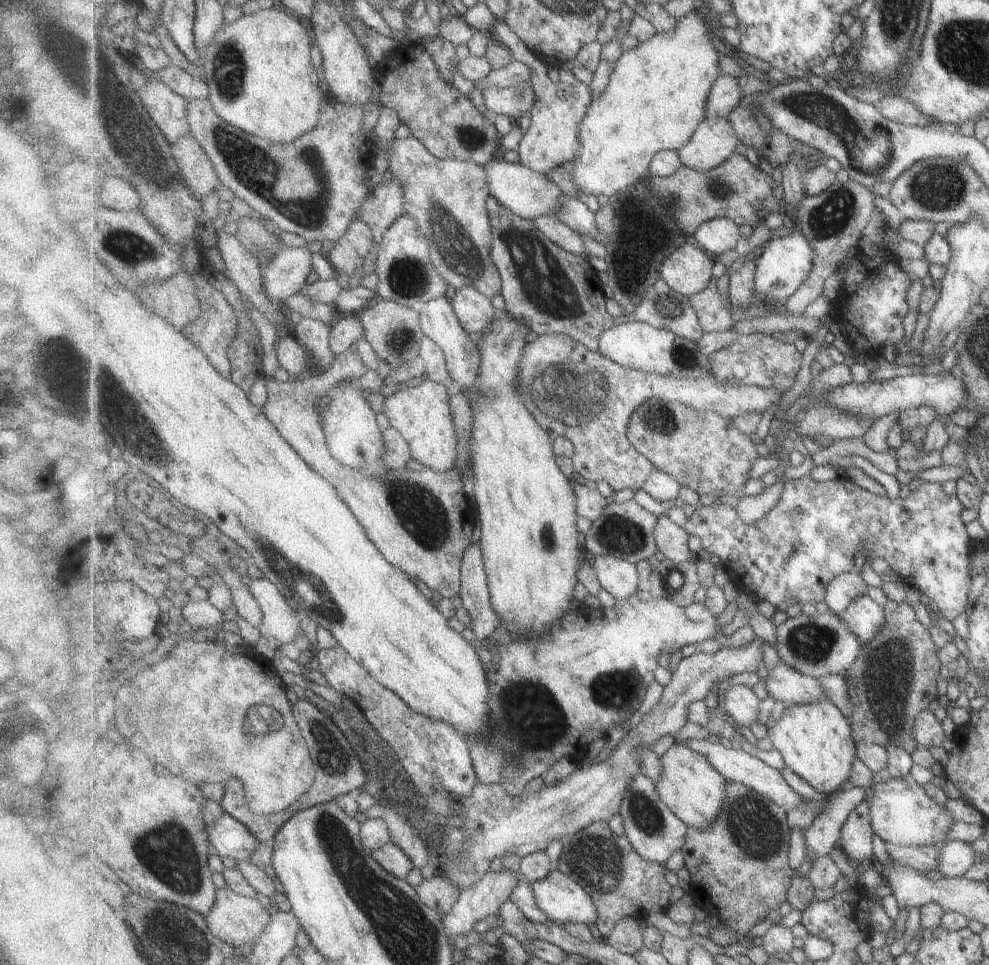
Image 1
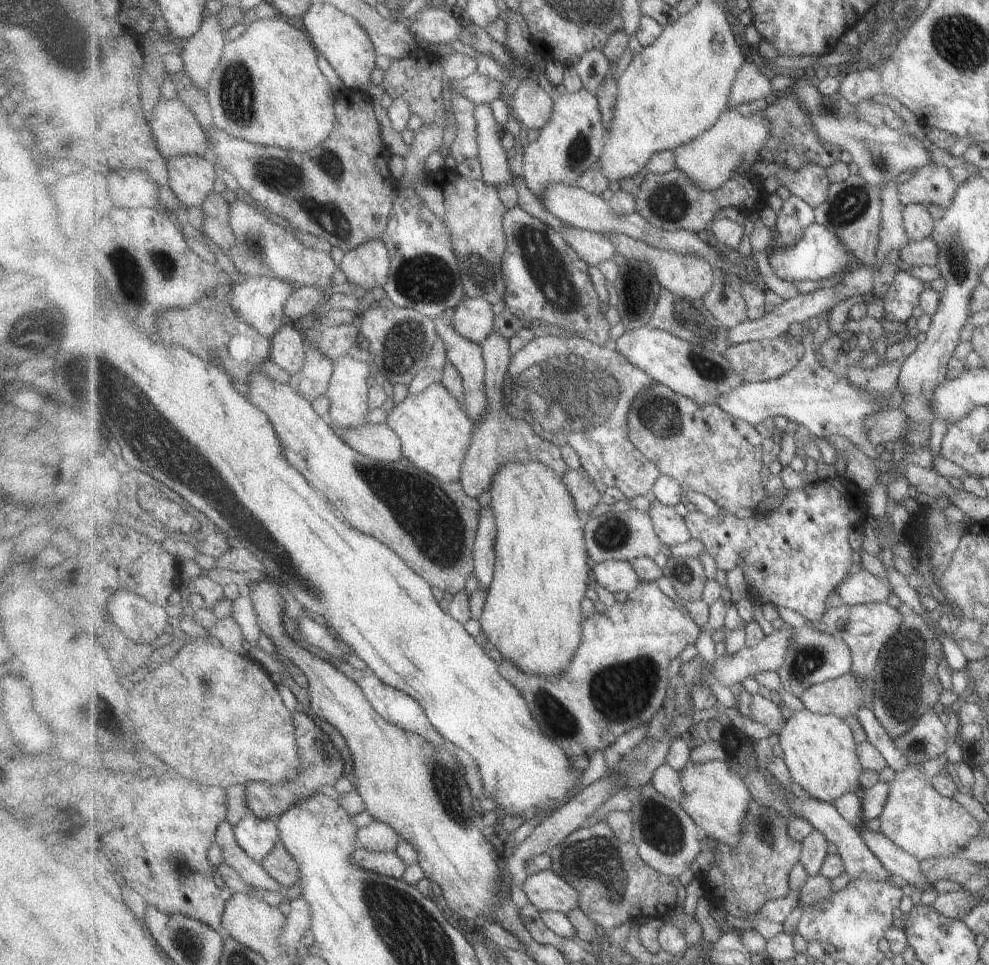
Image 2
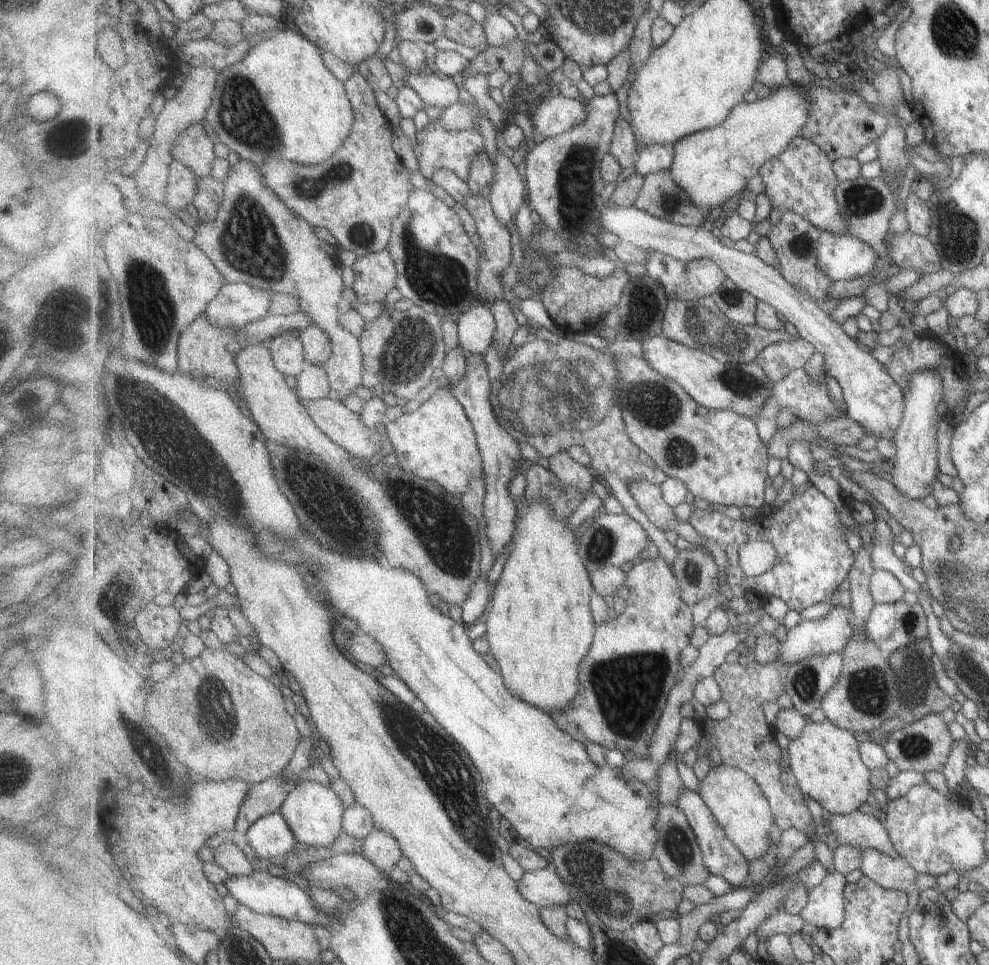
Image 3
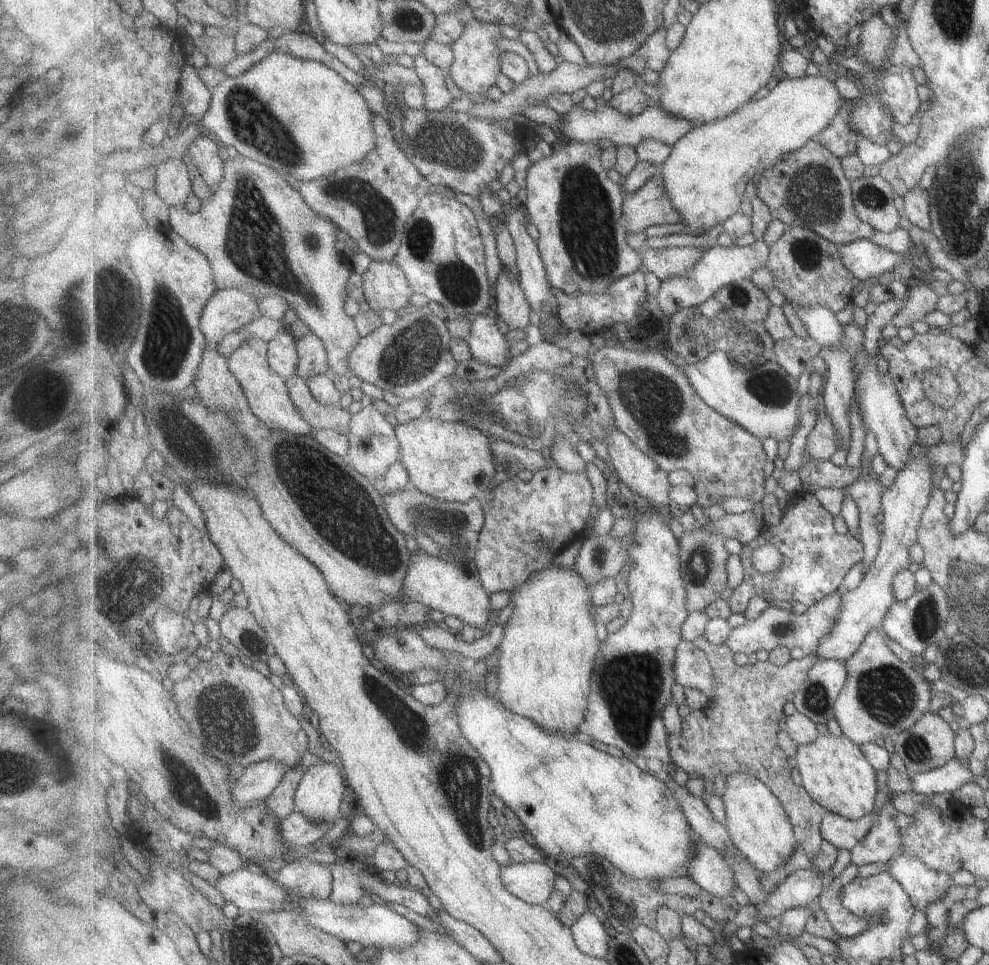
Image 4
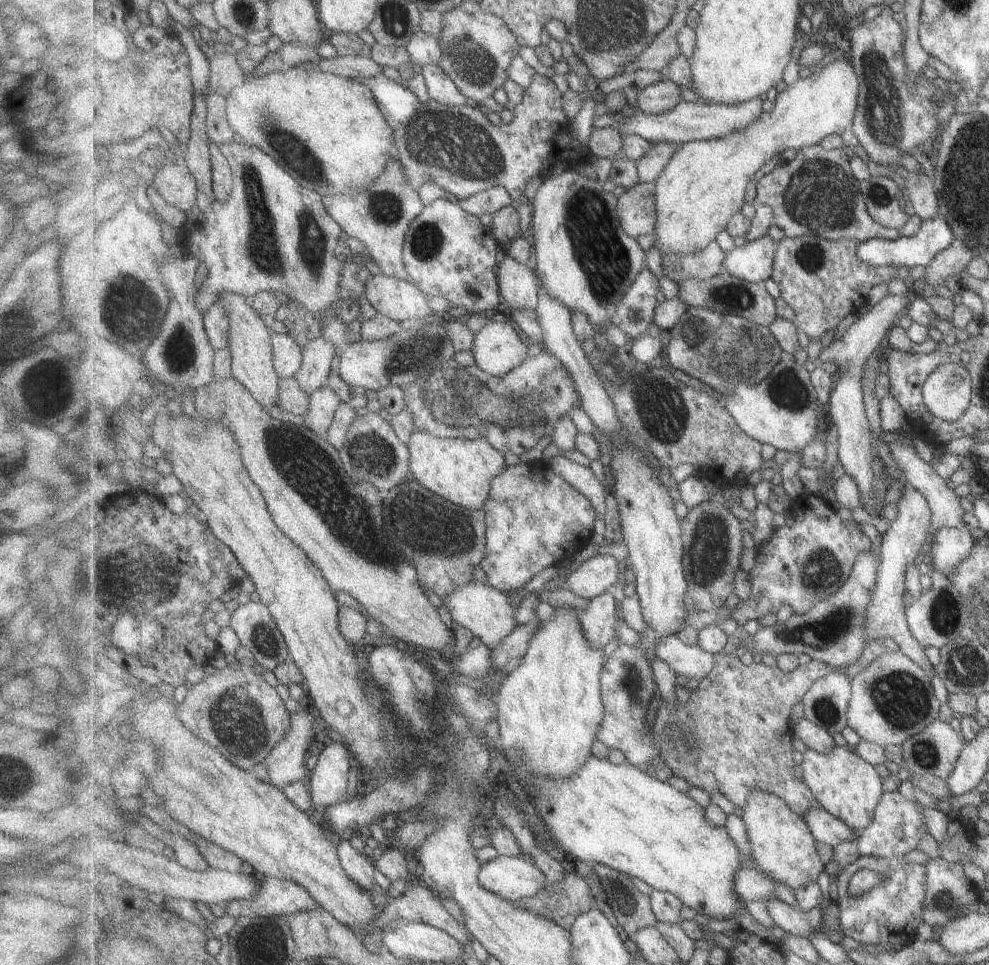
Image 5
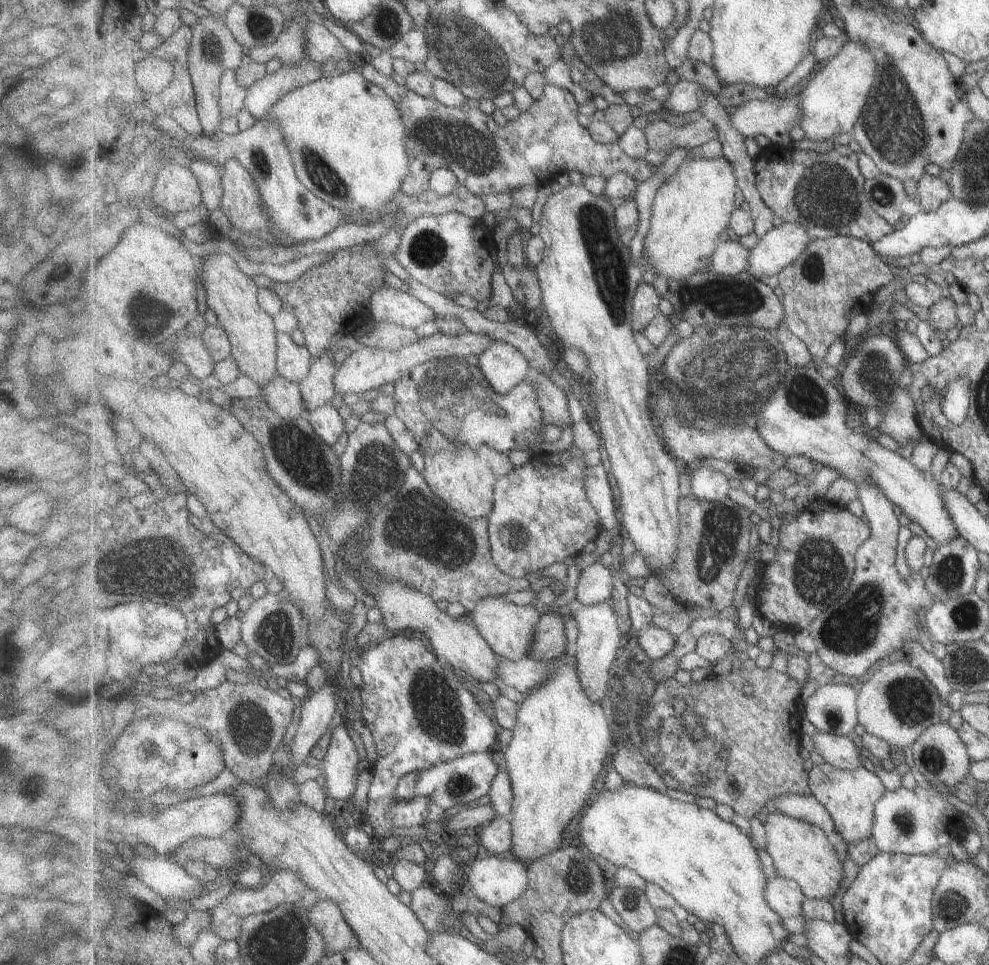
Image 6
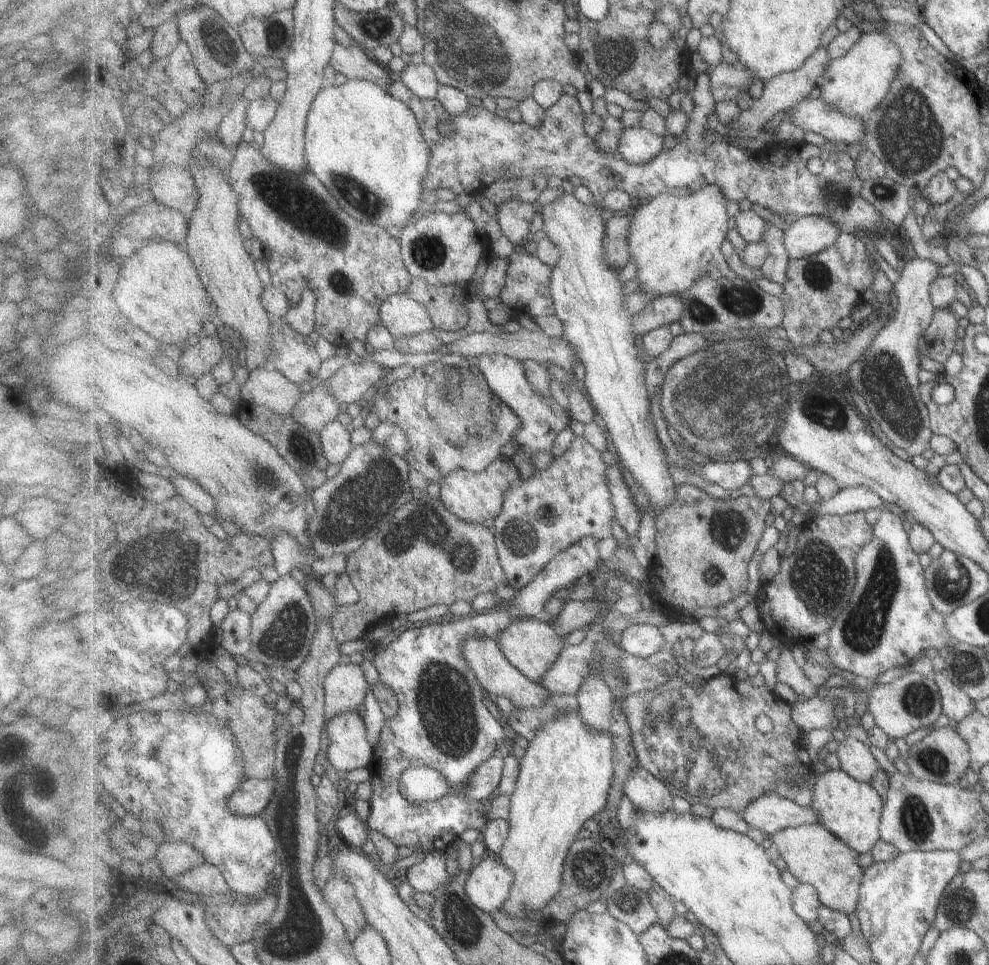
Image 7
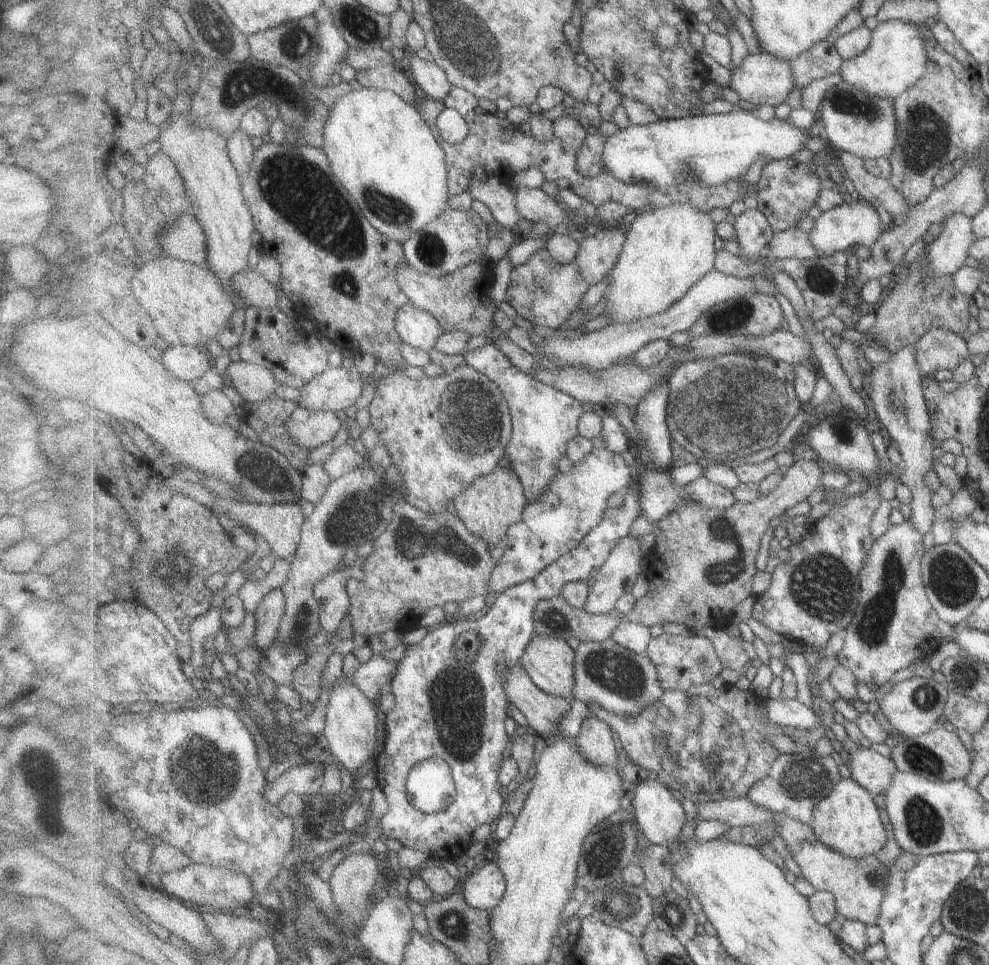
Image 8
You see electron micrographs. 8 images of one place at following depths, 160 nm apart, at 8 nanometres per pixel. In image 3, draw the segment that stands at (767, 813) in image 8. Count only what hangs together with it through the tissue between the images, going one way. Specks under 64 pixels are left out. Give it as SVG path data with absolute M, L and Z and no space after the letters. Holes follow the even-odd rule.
M855 811L848 815L830 815L826 824L840 844L877 849L892 857L899 857L889 831L882 821L870 813Z

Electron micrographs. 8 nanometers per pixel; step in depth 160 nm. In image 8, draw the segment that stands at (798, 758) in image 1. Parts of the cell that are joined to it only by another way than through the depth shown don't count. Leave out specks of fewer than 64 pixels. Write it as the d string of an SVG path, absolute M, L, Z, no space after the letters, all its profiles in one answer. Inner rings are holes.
M843 777L835 783L832 793L816 806L809 824L822 843L844 855L860 859L879 854L889 838L873 797L872 792L861 786L861 783Z

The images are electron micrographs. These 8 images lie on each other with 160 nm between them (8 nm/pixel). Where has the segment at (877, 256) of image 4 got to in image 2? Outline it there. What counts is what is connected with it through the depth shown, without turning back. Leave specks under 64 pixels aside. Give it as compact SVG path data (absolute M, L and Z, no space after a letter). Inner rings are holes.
M815 222L805 229L803 238L792 247L774 247L769 252L769 266L773 273L780 279L790 281L792 283L800 280L823 280L823 278L831 278L859 260L858 256L851 252L844 242L829 227L823 226Z

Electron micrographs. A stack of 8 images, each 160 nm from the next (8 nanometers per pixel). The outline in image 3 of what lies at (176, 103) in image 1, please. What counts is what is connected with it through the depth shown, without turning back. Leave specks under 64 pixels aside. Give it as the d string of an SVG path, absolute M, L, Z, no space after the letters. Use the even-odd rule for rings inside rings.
M193 123L179 135L174 146L174 158L192 168L200 177L211 177L217 158L214 142L201 123Z

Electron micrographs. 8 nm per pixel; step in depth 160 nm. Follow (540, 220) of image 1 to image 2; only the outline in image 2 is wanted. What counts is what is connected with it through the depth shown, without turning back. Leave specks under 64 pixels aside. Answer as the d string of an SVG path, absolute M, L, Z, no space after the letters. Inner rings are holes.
M573 225L567 227L560 233L569 246L572 246L591 267L602 260L612 260L615 254L619 254L617 245L607 235L580 229Z

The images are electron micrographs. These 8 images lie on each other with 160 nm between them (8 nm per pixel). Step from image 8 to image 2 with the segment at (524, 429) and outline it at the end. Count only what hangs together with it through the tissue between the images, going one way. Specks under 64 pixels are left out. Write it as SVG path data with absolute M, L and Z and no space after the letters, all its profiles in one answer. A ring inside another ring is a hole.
M466 297L452 311L452 323L463 338L481 344L491 337L495 328L495 314L491 303L483 297Z

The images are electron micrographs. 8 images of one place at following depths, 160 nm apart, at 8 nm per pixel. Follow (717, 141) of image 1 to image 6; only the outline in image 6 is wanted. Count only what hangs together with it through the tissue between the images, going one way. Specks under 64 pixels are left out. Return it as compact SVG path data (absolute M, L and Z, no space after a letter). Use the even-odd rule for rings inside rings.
M849 41L831 61L817 65L807 86L798 92L803 112L800 125L804 132L803 138L813 142L824 141L853 131L861 119L861 114L864 114L869 94L878 81L879 67L876 59L865 46L857 42ZM722 154L717 158L686 158L679 167L658 188L651 208L653 217L650 221L649 233L644 241L648 262L654 273L665 278L683 280L693 277L697 272L707 271L713 252L720 246L721 234L727 231L732 215L735 213L735 194L739 189L736 170L733 164Z

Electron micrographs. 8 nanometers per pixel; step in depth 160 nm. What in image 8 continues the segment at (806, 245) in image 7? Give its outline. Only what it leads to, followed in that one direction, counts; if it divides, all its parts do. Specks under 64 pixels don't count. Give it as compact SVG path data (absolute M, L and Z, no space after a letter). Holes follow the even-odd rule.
M860 199L845 202L824 211L815 220L812 230L808 233L810 234L810 241L820 250L821 254L830 255L856 245L872 247L887 228L883 228L883 222L881 222L881 218L879 218L879 214L873 205Z

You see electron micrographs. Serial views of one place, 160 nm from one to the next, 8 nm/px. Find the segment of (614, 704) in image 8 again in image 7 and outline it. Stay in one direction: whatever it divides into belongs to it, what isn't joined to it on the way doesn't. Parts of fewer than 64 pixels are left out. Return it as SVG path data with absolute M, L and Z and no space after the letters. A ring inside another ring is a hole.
M599 628L586 630L586 637L579 644L567 644L564 652L543 677L541 684L552 694L568 694L574 697L582 689L587 677L602 677L609 685L615 700L619 701L637 693L655 690L671 681L673 677L682 675L677 658L669 646L651 656L636 657L622 649L616 641L609 642Z

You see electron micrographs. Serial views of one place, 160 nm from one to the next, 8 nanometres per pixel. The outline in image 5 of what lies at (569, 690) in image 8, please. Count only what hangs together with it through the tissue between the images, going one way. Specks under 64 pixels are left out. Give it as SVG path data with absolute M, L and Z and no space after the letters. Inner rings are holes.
M475 580L463 585L460 589L448 594L442 601L453 621L469 629L490 649L499 646L519 626L515 622L517 606L511 604L509 596L480 581Z

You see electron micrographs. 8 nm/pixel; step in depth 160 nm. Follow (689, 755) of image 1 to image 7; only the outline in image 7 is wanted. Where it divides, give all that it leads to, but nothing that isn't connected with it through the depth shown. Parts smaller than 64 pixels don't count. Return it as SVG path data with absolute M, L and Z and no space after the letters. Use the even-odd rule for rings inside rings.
M819 822L784 828L770 835L770 842L771 851L782 857L792 876L818 890L823 905L843 914L855 914L866 871L859 864L859 851L847 846Z

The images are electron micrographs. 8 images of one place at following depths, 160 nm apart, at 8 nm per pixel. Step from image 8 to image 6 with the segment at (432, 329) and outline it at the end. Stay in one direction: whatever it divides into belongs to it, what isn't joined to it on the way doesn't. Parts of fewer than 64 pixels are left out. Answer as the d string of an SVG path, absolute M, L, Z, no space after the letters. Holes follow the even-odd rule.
M387 285L381 286L381 289L373 294L369 310L373 320L395 322L413 329L437 318L435 310L415 296Z

